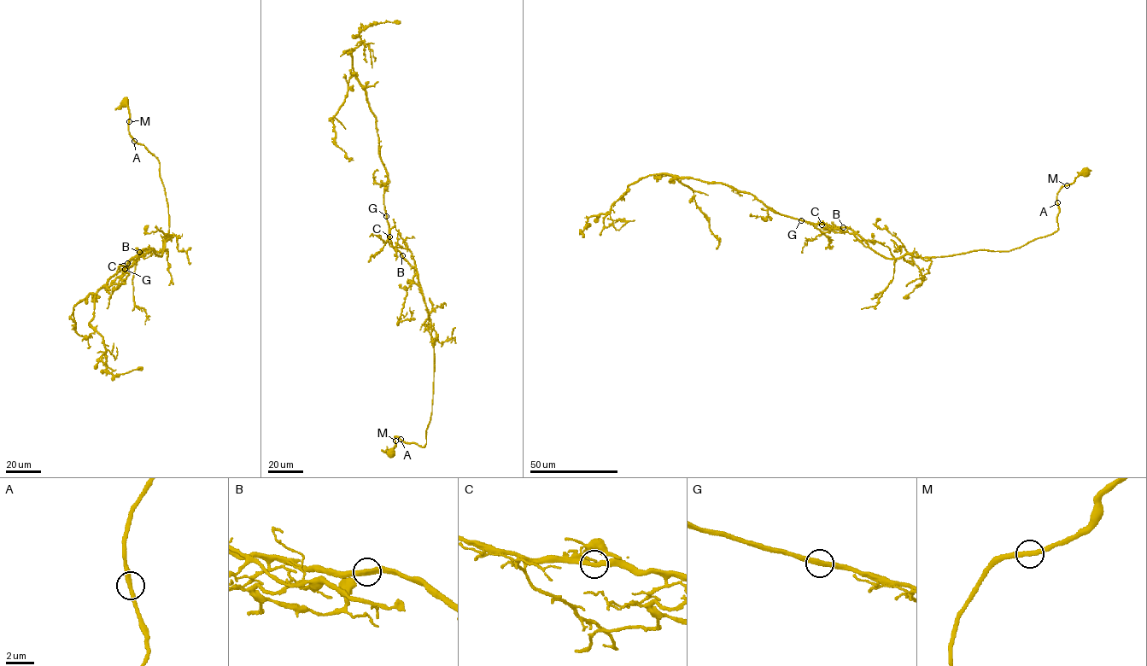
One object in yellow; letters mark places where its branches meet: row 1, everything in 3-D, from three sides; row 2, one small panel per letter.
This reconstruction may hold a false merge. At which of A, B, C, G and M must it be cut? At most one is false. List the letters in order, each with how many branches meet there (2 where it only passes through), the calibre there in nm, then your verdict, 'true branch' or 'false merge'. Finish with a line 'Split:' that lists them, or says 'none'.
A: 2 | 340 nm | true branch
B: 2 | 320 nm | true branch
C: 2 | 300 nm | true branch
G: 2 | 320 nm | true branch
M: 2 | 320 nm | true branch
Split: none

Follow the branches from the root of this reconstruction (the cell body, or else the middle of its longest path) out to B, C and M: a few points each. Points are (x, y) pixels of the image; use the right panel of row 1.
B: (1086, 171), (1058, 192), (1056, 230), (1010, 250), (976, 250), (925, 258), (907, 254), (887, 258), (843, 227)
C: (1086, 171), (1058, 192), (1056, 230), (1010, 250), (887, 258), (851, 229), (822, 224)
M: (1086, 171), (1084, 170), (1073, 182), (1067, 185)

